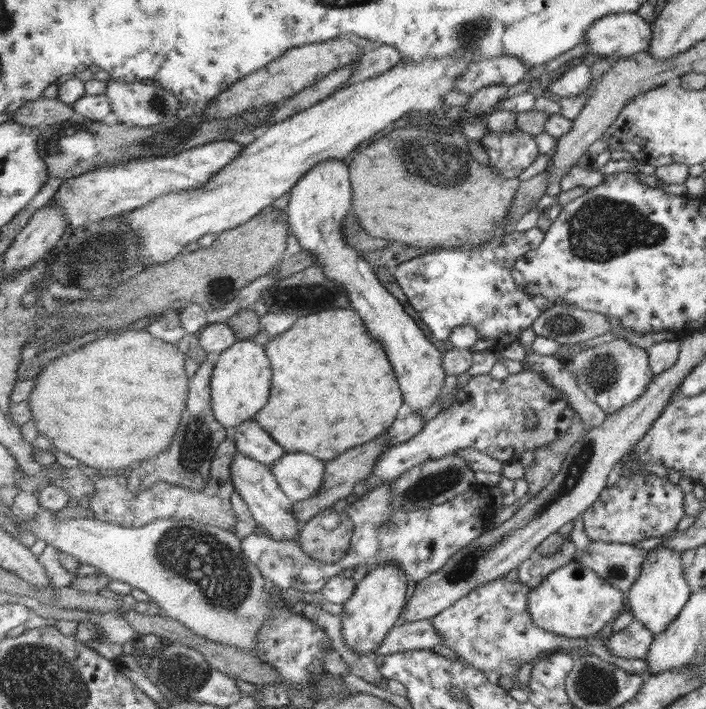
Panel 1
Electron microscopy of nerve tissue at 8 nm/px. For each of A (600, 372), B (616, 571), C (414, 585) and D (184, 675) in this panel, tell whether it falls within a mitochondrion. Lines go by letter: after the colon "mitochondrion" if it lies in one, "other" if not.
A: mitochondrion
B: mitochondrion
C: other
D: mitochondrion

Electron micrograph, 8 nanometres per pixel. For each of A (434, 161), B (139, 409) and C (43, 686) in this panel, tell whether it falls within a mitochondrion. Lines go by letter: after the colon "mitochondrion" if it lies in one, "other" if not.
A: mitochondrion
B: other
C: mitochondrion

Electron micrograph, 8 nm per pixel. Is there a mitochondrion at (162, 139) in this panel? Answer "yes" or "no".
yes

